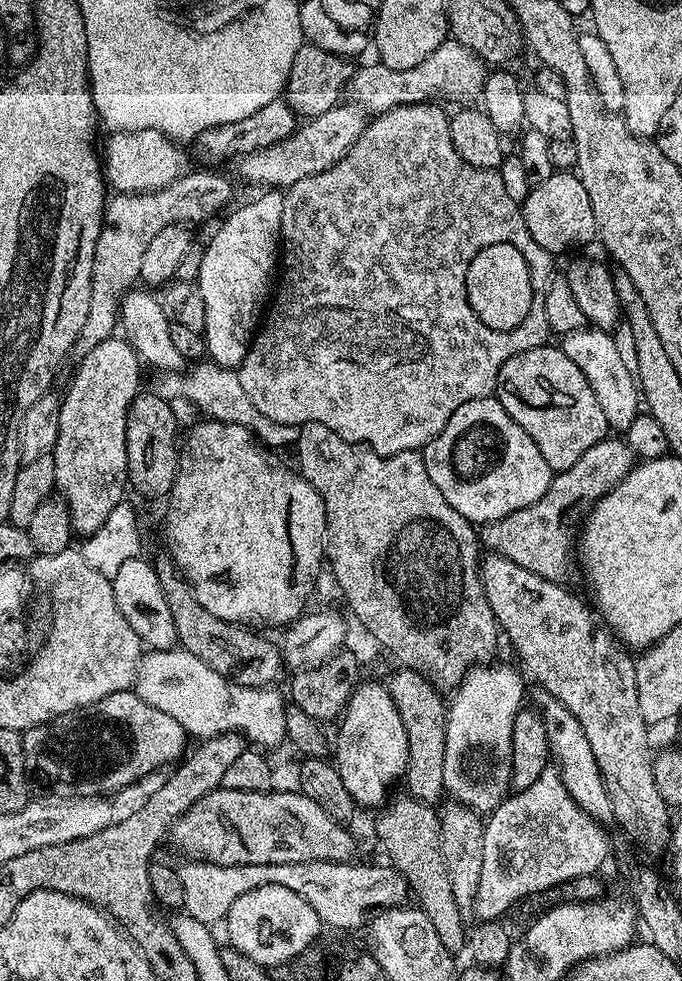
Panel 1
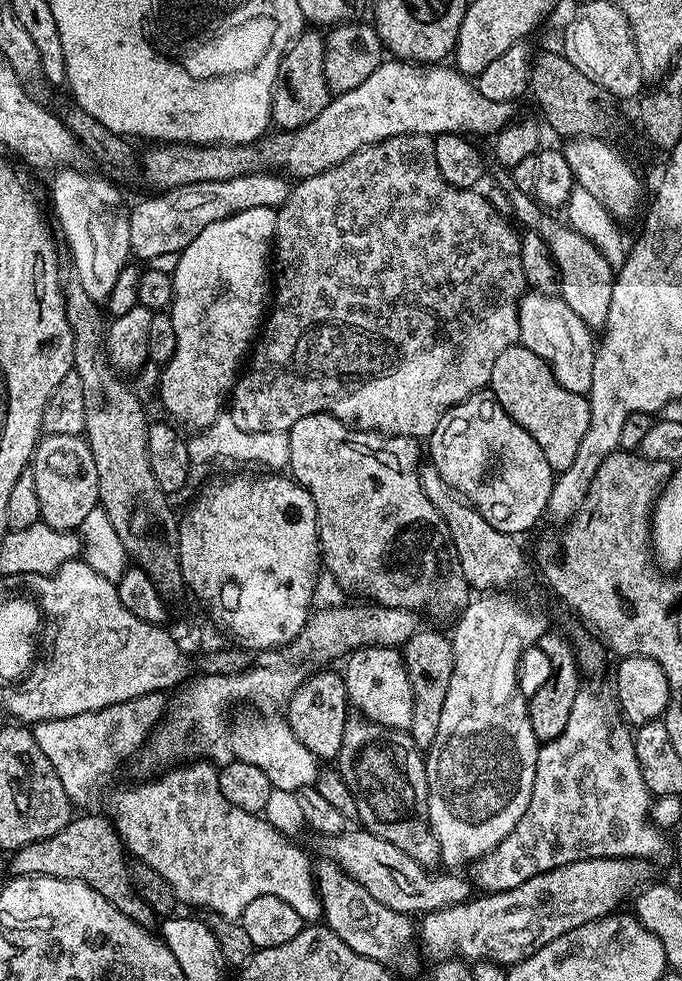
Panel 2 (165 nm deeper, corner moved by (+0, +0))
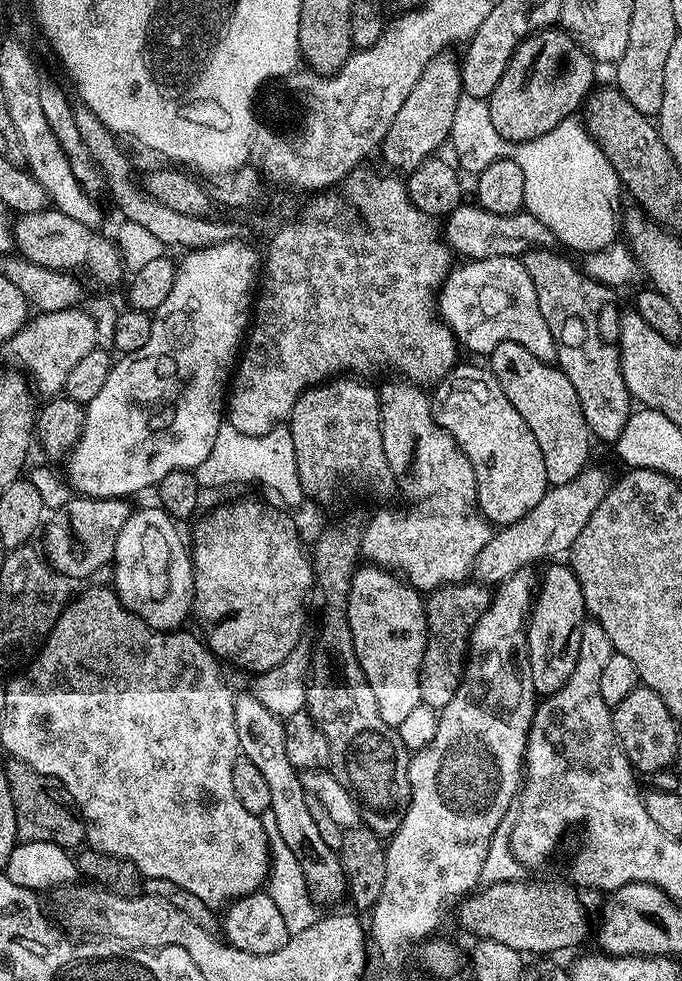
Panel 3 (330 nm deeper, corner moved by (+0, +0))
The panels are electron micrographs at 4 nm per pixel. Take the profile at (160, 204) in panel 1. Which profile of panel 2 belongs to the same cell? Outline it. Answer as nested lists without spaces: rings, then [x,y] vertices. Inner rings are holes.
[[[269,170],[242,174],[229,180],[194,182],[152,194],[156,196],[142,201],[128,213],[131,255],[137,261],[150,262],[160,254],[179,253],[190,246],[190,242],[194,242],[194,238],[198,238],[198,234],[206,230],[206,226],[222,222],[222,218],[230,218],[242,210],[254,210],[255,207],[279,209],[286,202],[290,191],[290,184],[287,182],[289,183],[283,175]]]

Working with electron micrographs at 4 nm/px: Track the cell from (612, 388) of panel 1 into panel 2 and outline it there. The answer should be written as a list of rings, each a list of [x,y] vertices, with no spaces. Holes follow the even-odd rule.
[[[533,290],[525,291],[524,295],[520,297],[518,301],[518,330],[520,331],[519,343],[524,345],[526,350],[534,350],[534,354],[538,354],[538,358],[542,358],[552,368],[552,377],[562,386],[566,386],[566,390],[570,390],[574,394],[579,396],[587,396],[588,392],[592,388],[594,382],[594,358],[596,357],[597,345],[592,342],[592,336],[594,336],[593,329],[586,326],[586,322],[582,322],[582,318],[578,318],[578,314],[574,314],[574,310],[570,310],[570,306],[566,306],[566,302],[561,300],[559,295],[549,294],[547,292],[538,292]]]

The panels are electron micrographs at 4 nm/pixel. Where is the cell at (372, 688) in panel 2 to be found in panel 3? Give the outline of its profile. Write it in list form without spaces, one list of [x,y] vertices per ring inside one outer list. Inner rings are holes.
[[[366,574],[355,581],[352,591],[347,595],[346,619],[352,631],[352,649],[364,671],[370,690],[374,690],[374,698],[378,698],[378,714],[382,722],[399,729],[402,722],[420,703],[420,667],[422,654],[428,641],[428,614],[421,593],[414,588],[396,584],[374,574]]]

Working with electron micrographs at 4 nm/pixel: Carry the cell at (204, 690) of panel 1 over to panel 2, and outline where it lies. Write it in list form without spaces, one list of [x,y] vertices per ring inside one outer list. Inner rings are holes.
[[[283,715],[268,716],[265,720],[252,720],[249,724],[238,725],[237,728],[235,725],[230,743],[235,759],[258,766],[258,770],[262,770],[262,774],[270,778],[272,787],[277,793],[295,794],[301,788],[315,785],[318,773],[317,757],[313,756],[310,750],[306,750],[306,746],[302,746],[298,738],[294,738],[294,730],[290,730]]]

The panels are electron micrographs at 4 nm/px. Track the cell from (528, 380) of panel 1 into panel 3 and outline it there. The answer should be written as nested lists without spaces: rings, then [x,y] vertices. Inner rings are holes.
[[[502,342],[494,346],[490,360],[492,360],[492,365],[490,365],[492,376],[498,378],[506,398],[510,398],[510,406],[514,406],[518,414],[522,414],[522,422],[530,426],[530,434],[534,434],[535,440],[538,441],[538,450],[542,450],[542,462],[546,462],[546,478],[549,485],[570,482],[570,478],[574,478],[590,464],[588,460],[590,433],[584,417],[581,393],[579,391],[576,393],[576,388],[572,385],[573,377],[569,373],[557,370],[547,360],[534,358],[534,354],[530,354],[526,346],[518,346],[518,342]]]

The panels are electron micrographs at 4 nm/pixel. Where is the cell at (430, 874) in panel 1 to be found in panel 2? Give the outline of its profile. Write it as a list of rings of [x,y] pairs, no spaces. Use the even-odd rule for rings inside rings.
[[[362,714],[349,715],[338,769],[356,799],[359,823],[432,870],[440,864],[440,847],[428,821],[428,765],[425,753],[409,740],[407,731],[387,728]]]

